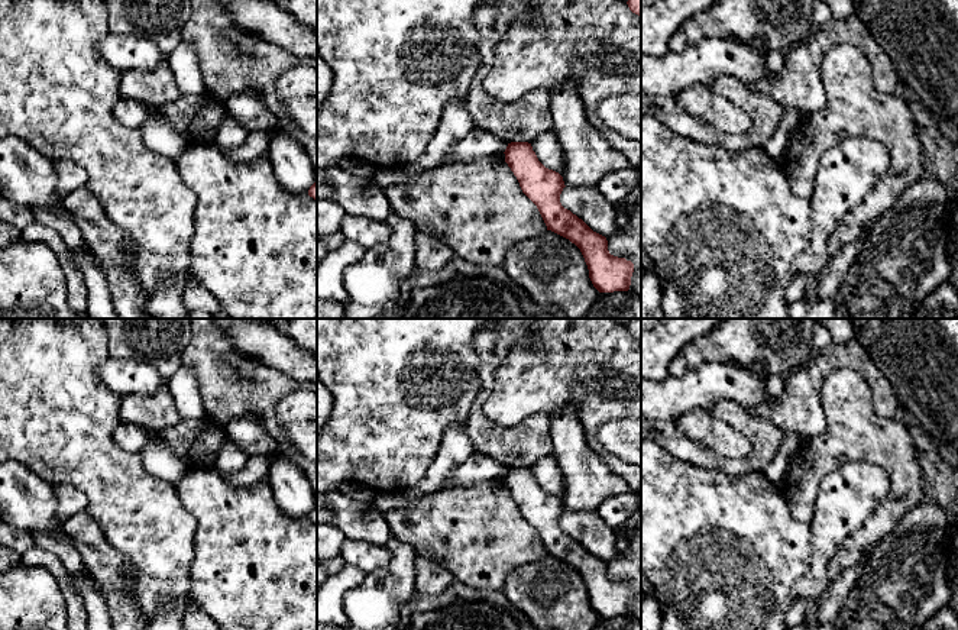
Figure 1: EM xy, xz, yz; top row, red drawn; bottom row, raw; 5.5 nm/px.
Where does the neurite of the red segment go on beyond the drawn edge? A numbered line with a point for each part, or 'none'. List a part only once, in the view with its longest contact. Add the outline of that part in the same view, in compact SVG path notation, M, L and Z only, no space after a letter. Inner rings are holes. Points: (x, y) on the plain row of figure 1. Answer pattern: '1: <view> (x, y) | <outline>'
none

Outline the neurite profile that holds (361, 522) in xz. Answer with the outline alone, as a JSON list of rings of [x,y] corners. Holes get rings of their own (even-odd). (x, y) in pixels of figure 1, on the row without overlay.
[[[317,492],[317,523],[337,527],[346,539],[385,546],[391,530],[385,513],[372,503],[352,500],[342,492]]]

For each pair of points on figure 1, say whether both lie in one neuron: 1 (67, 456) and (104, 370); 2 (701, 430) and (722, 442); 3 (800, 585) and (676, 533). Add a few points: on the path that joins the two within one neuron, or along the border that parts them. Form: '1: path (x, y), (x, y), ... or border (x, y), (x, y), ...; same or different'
1: border (107, 356), (97, 367), (97, 375), (120, 397); different
2: path (706, 430), (717, 436); same
3: border (811, 552), (809, 568), (795, 582), (793, 600); different

